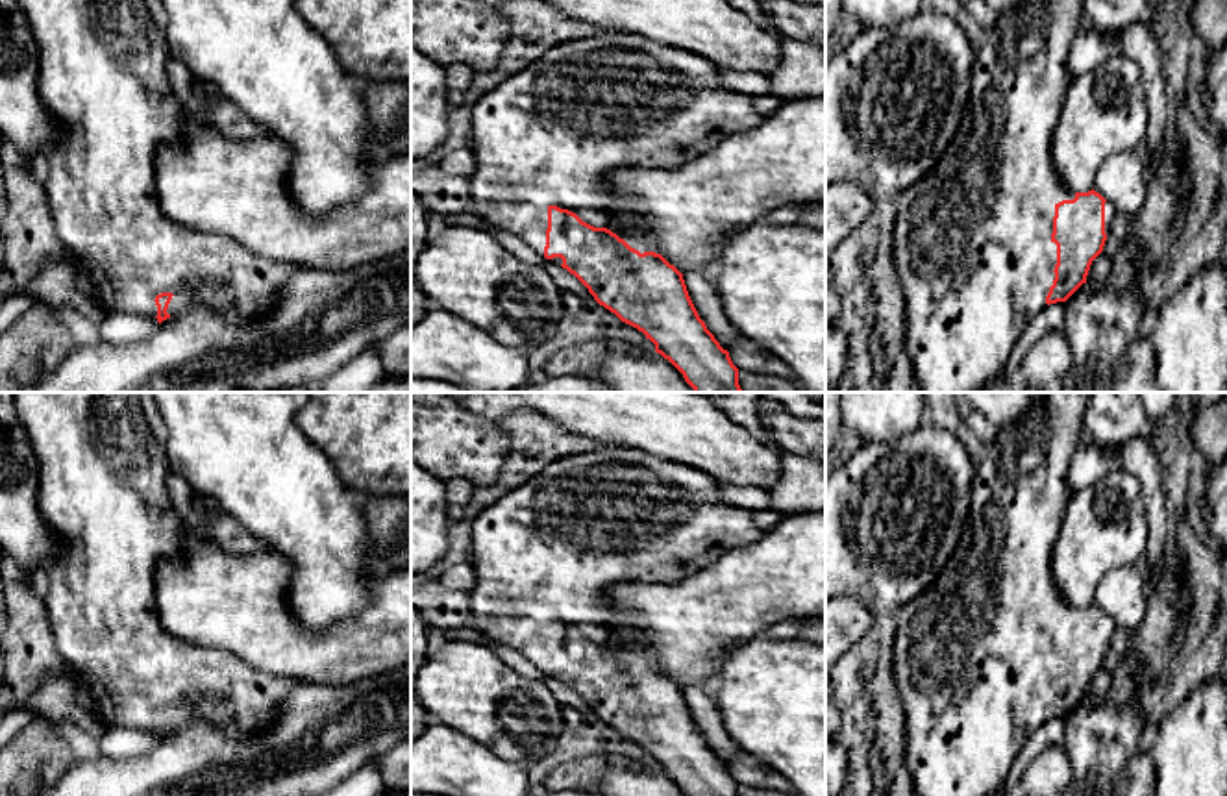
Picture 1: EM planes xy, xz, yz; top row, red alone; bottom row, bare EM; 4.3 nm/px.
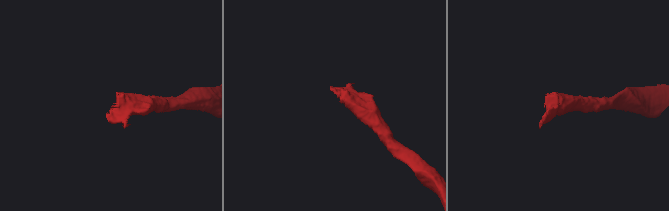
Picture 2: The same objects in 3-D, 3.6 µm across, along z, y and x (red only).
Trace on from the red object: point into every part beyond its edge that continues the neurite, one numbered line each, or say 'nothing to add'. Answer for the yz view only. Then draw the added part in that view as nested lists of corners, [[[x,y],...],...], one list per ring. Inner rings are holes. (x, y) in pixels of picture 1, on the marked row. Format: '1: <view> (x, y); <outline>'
1: yz (972, 247); [[[1025,0],[998,13],[994,26],[986,31],[985,44],[977,50],[970,98],[961,128],[940,155],[935,168],[899,193],[896,200],[894,263],[903,291],[907,313],[907,354],[922,392],[985,392],[992,387],[996,374],[1009,361],[1020,335],[1029,322],[1047,305],[1046,296],[1055,280],[1057,244],[1051,241],[1055,205],[1073,200],[1075,193],[1066,189],[1051,167],[1051,133],[1057,128],[1064,96],[1072,81],[1068,74],[1068,54],[1073,39],[1088,26],[1084,0]]]

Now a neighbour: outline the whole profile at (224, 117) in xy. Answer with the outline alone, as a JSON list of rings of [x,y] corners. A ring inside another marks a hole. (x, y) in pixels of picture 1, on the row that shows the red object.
[[[198,85],[194,94],[205,109],[205,118],[211,128],[231,139],[261,139],[270,137],[270,131],[259,122],[252,120],[235,104],[226,98],[209,98]]]

